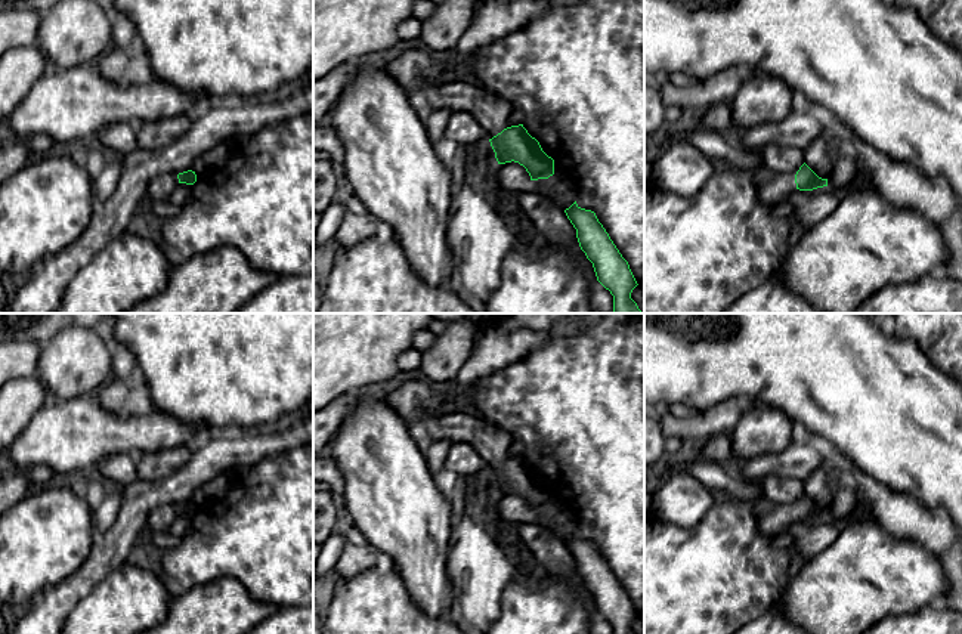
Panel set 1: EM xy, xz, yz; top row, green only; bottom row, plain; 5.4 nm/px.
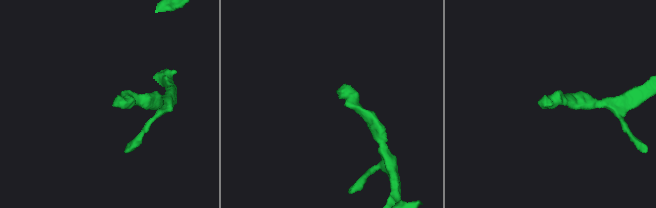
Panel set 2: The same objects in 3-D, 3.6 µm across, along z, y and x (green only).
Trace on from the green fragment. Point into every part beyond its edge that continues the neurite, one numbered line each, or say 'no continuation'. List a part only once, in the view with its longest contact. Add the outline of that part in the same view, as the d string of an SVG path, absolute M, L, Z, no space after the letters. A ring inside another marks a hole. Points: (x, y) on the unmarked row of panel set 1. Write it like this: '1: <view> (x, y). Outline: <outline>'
1: xz (492, 444). Outline: M442 411L423 417L421 429L433 440L452 440L471 445L492 470L507 460L513 436L499 426L465 414Z

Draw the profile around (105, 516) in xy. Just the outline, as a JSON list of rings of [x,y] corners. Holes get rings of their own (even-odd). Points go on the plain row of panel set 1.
[[[120,489],[105,497],[95,511],[95,528],[98,534],[105,534],[114,523],[121,507]]]

